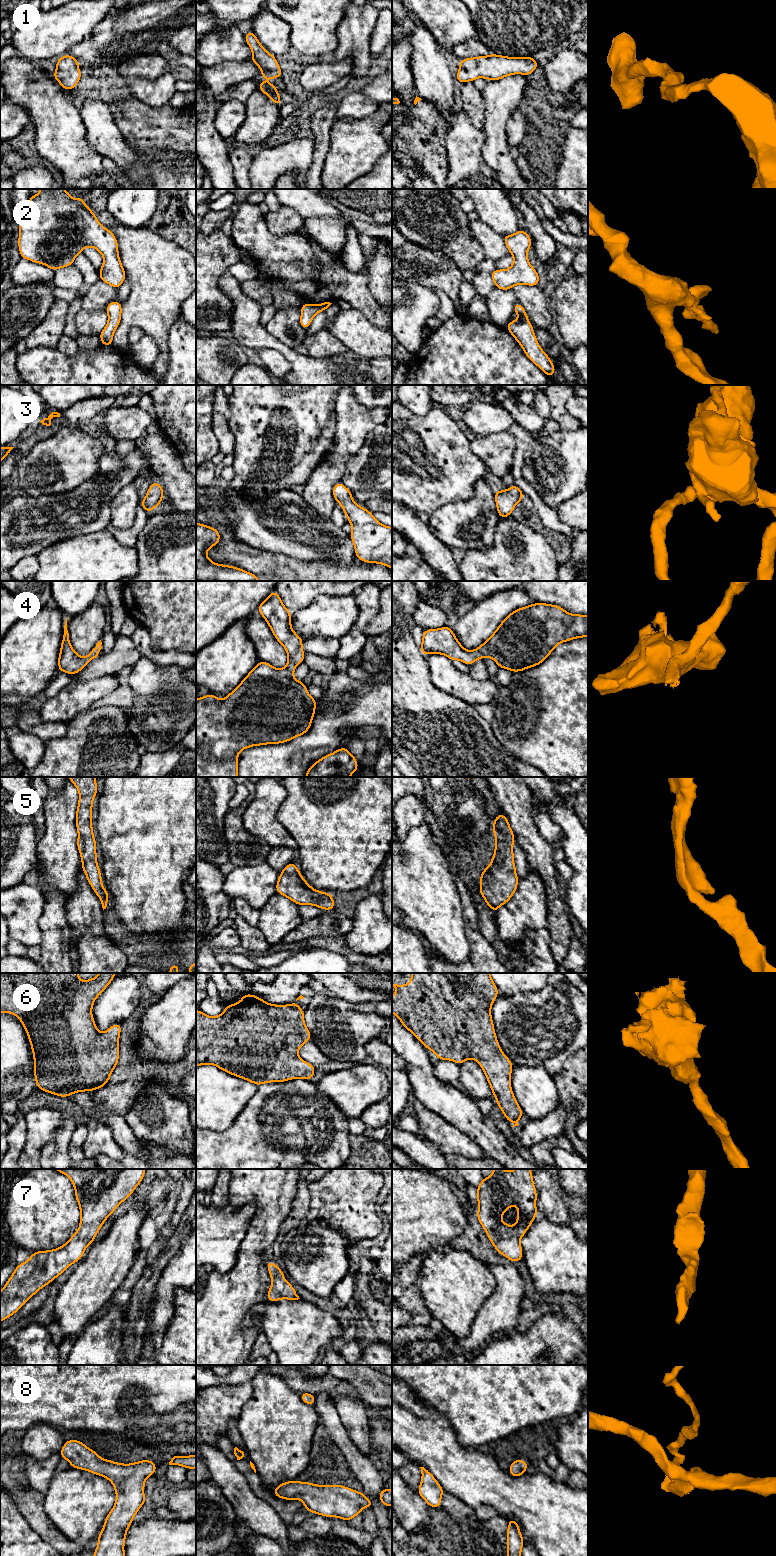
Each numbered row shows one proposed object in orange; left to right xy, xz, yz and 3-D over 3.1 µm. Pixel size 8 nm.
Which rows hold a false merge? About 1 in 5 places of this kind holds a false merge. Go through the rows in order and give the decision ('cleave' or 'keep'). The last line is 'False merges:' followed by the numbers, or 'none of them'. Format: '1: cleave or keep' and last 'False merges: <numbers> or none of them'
1: keep
2: keep
3: keep
4: keep
5: keep
6: keep
7: keep
8: keep
False merges: none of them

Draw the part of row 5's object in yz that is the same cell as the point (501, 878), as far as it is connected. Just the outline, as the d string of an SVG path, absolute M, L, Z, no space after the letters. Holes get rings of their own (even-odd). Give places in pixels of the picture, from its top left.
M506 815L493 818L493 834L496 838L491 863L480 875L479 892L487 906L496 914L500 905L506 904L518 886L513 854L514 833Z

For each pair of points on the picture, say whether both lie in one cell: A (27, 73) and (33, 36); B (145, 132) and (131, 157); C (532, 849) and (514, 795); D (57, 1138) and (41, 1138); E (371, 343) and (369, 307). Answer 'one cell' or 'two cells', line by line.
A: two cells
B: two cells
C: one cell
D: two cells
E: two cells

